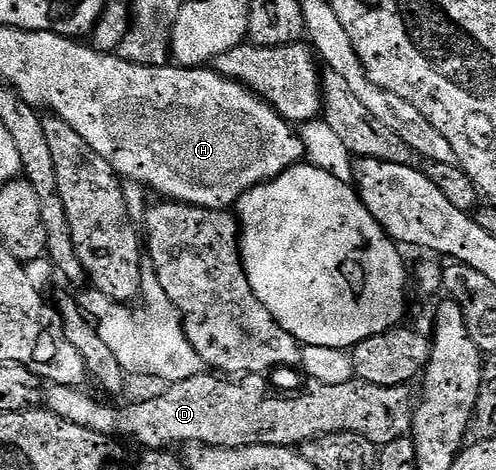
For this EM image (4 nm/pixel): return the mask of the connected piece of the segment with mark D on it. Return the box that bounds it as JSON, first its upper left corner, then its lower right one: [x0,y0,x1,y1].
[43,371,414,451]

